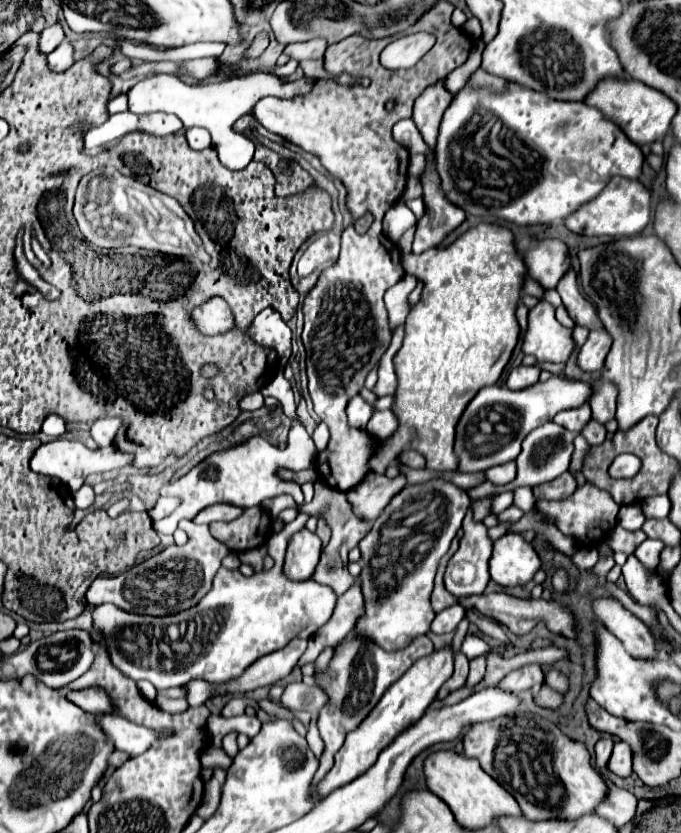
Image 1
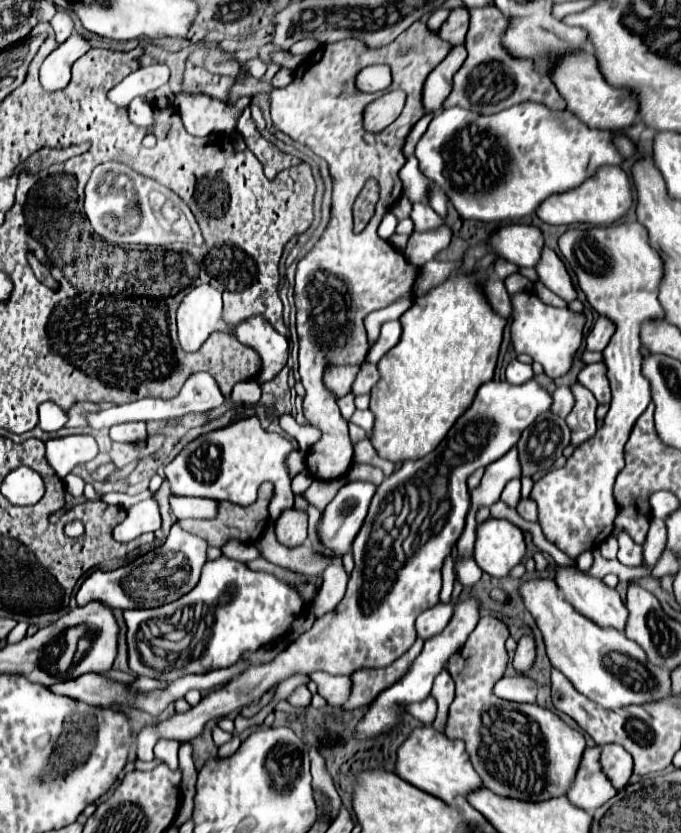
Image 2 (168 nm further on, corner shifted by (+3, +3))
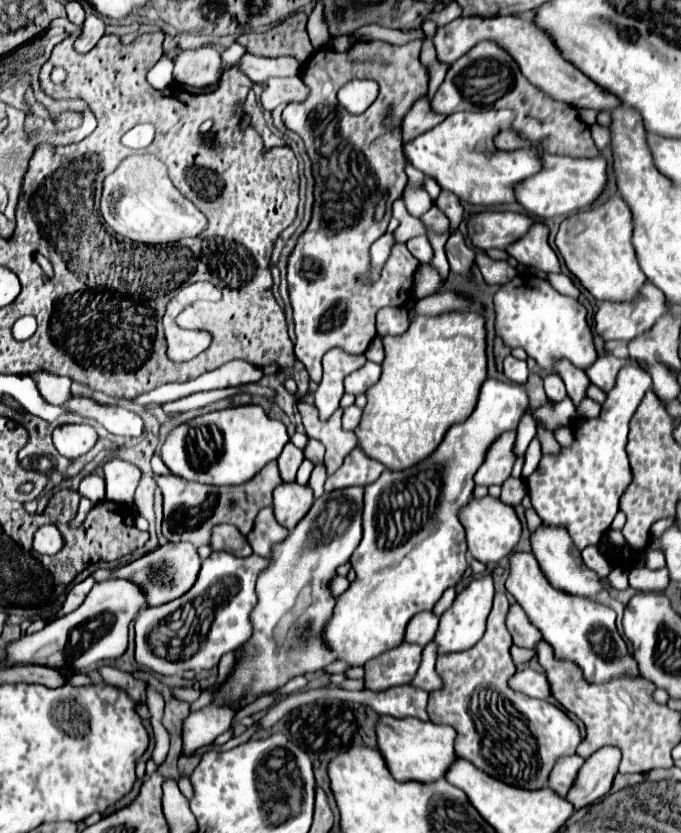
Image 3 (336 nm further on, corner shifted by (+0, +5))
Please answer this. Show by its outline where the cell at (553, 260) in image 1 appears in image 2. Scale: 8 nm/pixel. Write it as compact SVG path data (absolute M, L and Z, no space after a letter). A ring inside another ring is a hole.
M509 224L489 238L489 248L497 258L505 258L517 266L535 266L541 256L543 234L537 226Z

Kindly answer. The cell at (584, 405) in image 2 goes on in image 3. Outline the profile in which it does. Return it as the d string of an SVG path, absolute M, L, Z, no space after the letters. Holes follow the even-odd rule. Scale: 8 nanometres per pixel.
M562 360L562 362L556 364L556 372L558 372L558 376L564 380L566 390L568 390L568 396L572 398L572 402L574 402L576 408L578 408L580 402L586 398L586 390L588 390L588 386L590 386L590 380L588 380L586 372L580 370L580 368L576 368L576 366L572 366L572 364L566 362L566 360Z

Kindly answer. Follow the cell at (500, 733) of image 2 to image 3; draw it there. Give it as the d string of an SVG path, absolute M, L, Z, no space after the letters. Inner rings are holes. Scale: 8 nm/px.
M496 594L492 612L488 616L486 634L482 636L482 640L468 650L438 658L436 672L444 678L446 684L440 692L430 692L428 716L434 724L448 724L456 728L458 732L456 754L460 758L472 762L476 768L480 768L482 772L486 772L496 780L502 780L504 784L524 788L524 790L540 790L548 786L548 776L556 766L556 760L560 760L562 756L576 754L576 748L582 742L582 736L578 726L558 706L548 704L546 700L528 698L508 688L508 678L516 672L510 656L512 636L506 628L508 608L510 608L510 602L506 594Z

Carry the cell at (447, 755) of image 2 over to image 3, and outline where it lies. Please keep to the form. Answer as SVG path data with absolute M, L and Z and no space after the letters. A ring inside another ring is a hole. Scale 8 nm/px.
M384 716L376 726L378 748L386 760L388 770L400 782L422 782L432 784L446 776L448 768L456 762L456 730L452 726L436 726L432 722L422 722L418 718L394 718Z

